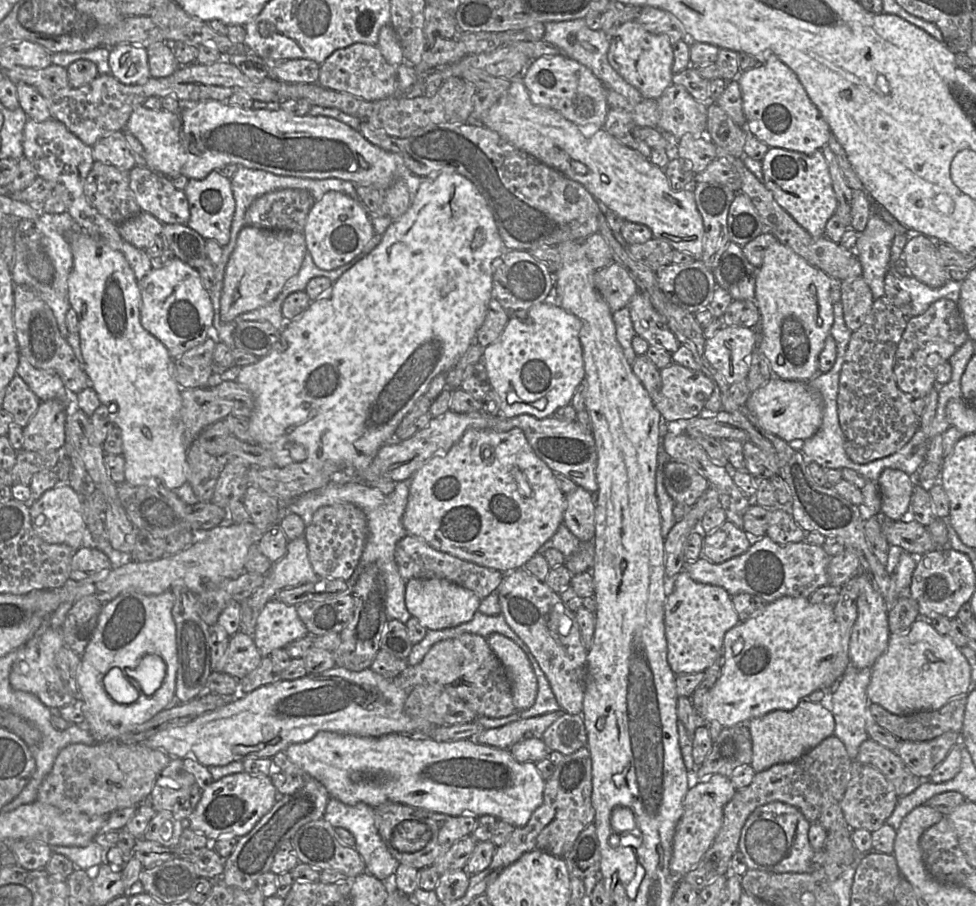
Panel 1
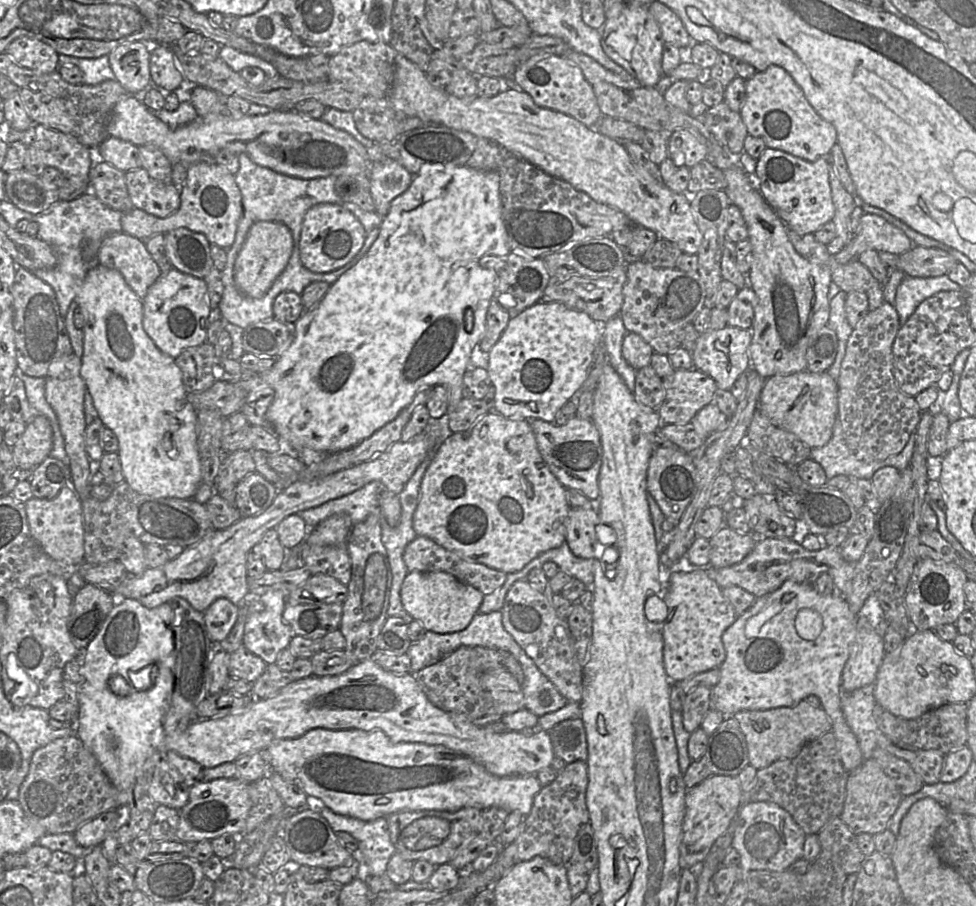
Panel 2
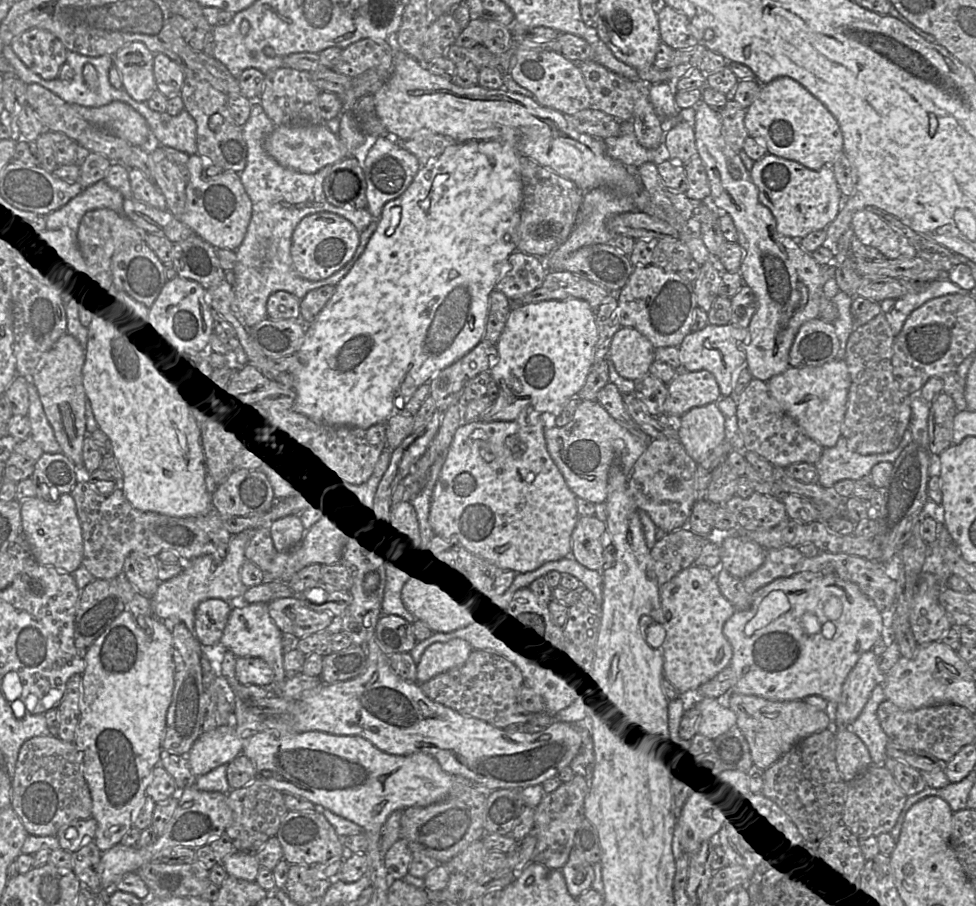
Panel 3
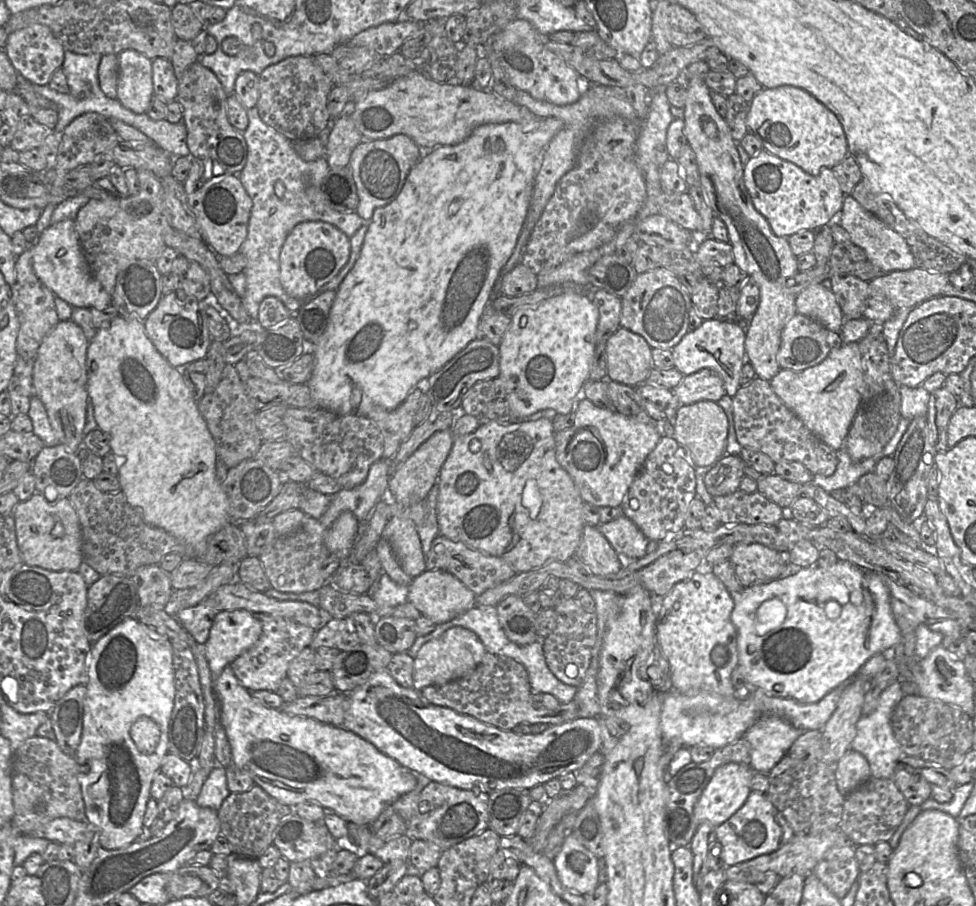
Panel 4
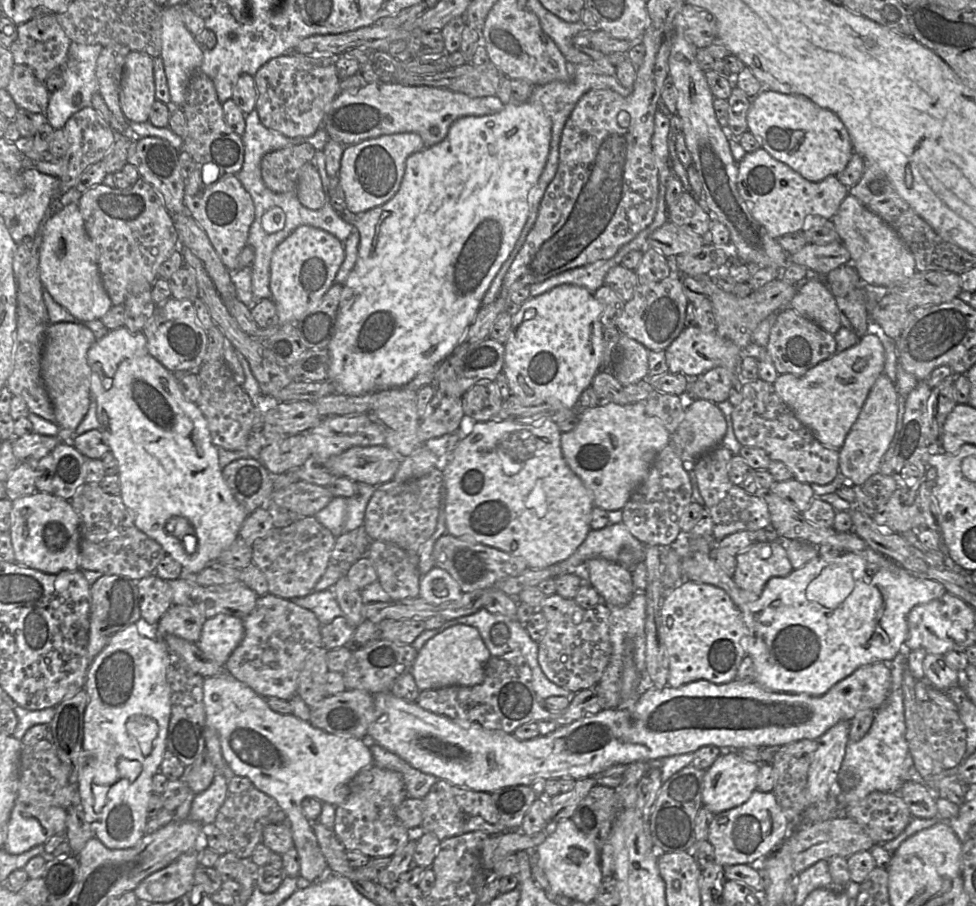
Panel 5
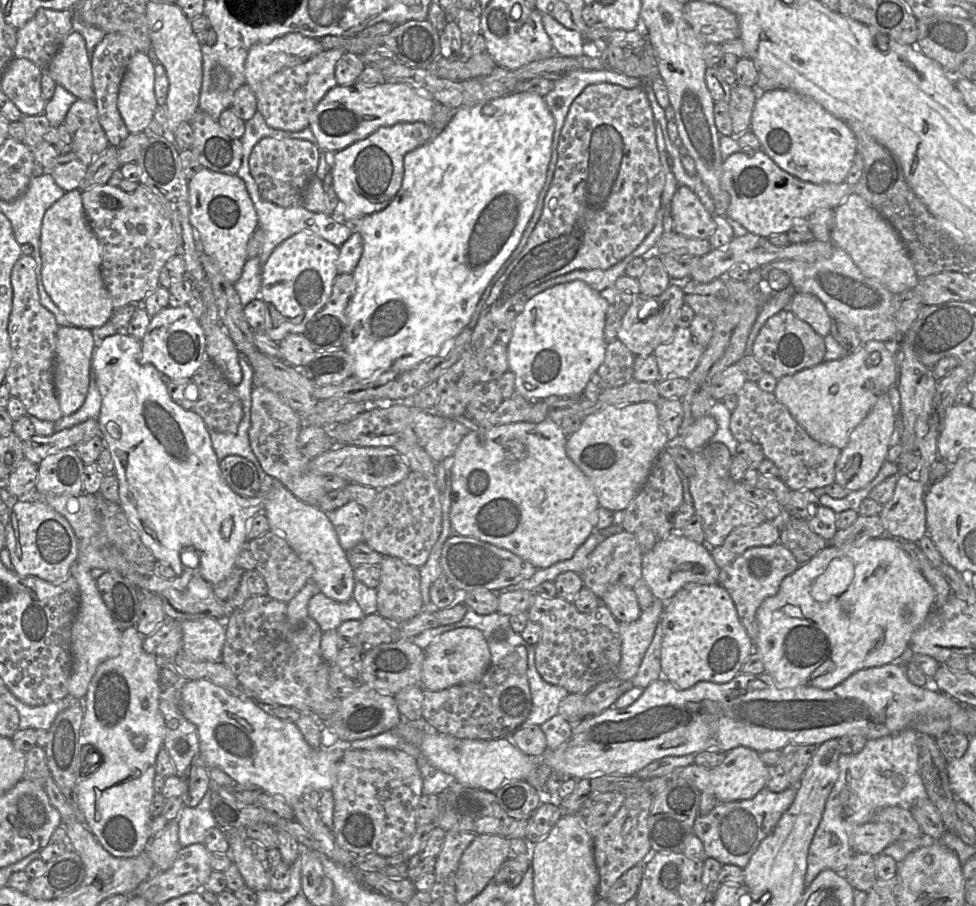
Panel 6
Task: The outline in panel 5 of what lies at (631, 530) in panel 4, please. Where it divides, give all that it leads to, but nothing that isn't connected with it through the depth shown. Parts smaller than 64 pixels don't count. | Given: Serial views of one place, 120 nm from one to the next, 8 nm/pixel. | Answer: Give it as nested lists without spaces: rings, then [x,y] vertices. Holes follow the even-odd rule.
[[[624,523],[610,524],[601,530],[591,530],[581,546],[567,560],[556,564],[563,568],[563,571],[575,573],[578,568],[585,565],[591,559],[603,558],[616,562],[623,568],[635,569],[640,562],[645,560],[645,548],[642,542],[635,538]]]

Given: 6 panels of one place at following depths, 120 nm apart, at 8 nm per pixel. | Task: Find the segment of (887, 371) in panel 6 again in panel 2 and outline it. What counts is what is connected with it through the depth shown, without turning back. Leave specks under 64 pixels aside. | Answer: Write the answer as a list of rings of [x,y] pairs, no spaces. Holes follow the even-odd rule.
[[[827,371],[773,375],[765,381],[759,406],[773,425],[794,434],[810,448],[822,447],[831,439],[838,417],[838,384]]]

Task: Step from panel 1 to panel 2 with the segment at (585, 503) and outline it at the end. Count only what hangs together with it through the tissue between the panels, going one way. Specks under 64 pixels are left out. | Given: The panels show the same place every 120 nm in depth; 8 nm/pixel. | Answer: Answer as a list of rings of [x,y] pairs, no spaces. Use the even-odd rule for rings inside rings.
[[[571,508],[566,518],[566,541],[572,553],[580,558],[596,557],[596,535],[601,518],[598,511]]]

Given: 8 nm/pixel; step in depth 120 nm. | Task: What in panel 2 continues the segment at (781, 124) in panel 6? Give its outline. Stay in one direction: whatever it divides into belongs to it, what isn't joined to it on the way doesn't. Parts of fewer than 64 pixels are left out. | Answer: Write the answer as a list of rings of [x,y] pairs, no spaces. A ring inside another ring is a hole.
[[[769,65],[746,80],[746,100],[739,113],[748,134],[762,139],[768,148],[785,151],[809,162],[829,157],[837,143],[835,127],[815,111],[794,78],[779,65]]]

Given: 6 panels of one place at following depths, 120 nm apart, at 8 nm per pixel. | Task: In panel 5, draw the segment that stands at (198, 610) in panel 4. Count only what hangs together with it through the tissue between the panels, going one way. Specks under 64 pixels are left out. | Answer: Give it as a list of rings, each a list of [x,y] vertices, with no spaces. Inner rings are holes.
[[[172,604],[154,626],[156,638],[164,639],[167,635],[175,635],[189,642],[197,643],[206,620],[207,618],[196,609]]]

